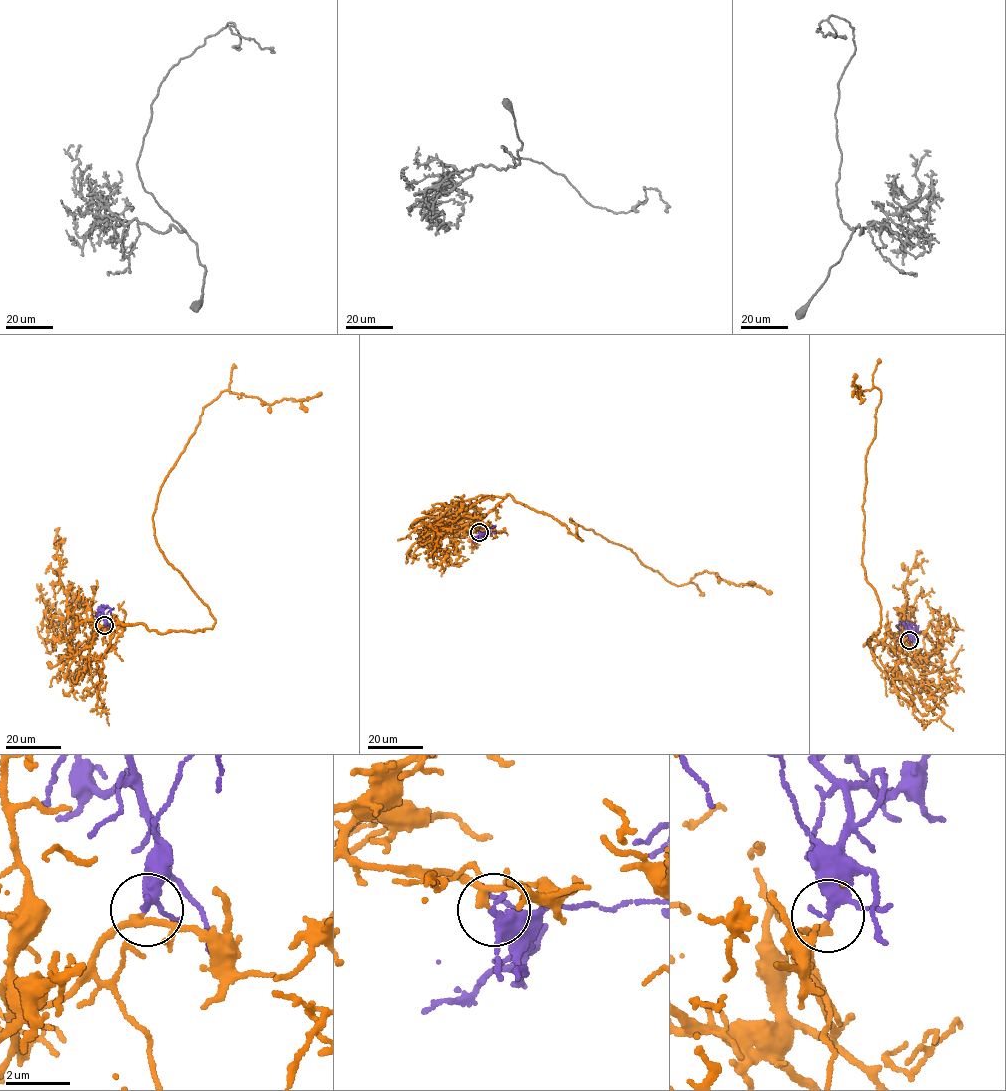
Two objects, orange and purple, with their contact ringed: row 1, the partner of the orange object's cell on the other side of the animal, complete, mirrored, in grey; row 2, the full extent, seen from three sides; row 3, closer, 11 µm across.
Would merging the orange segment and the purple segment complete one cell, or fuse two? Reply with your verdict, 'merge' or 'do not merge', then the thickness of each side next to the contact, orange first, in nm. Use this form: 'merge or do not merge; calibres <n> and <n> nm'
merge; calibres 200 and 280 nm

